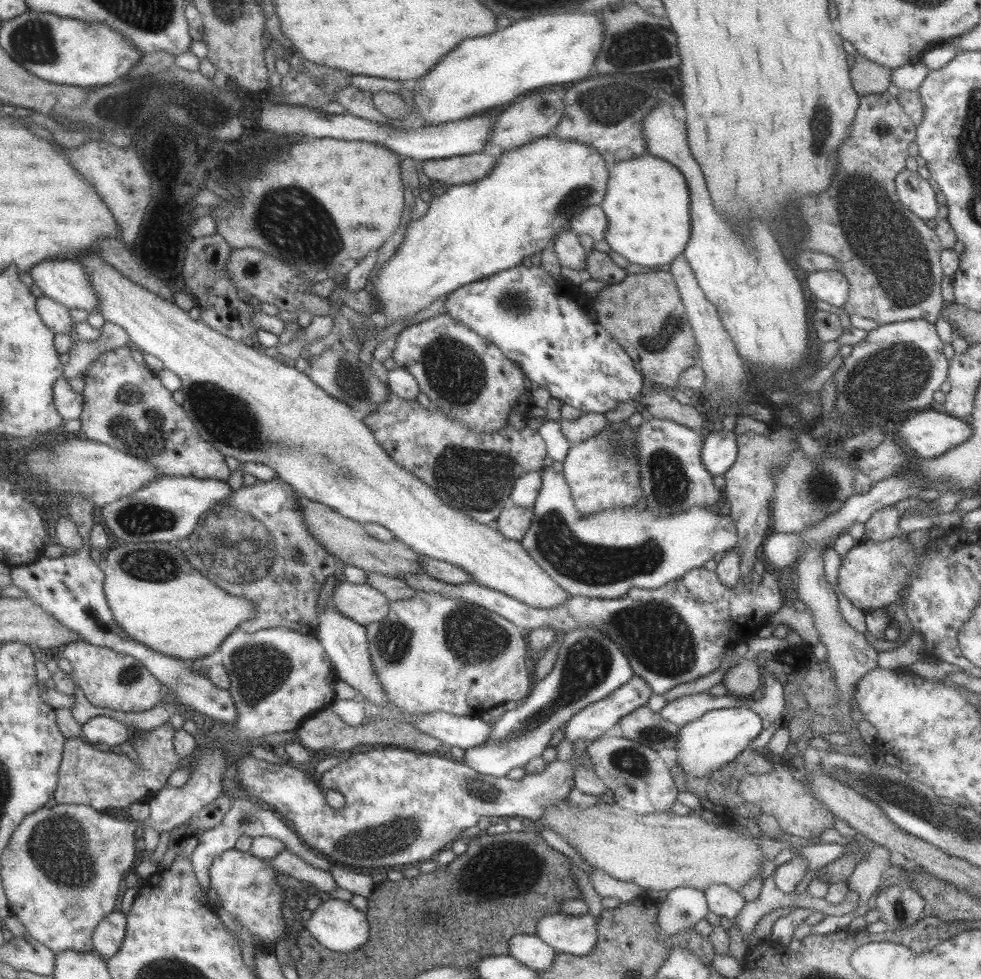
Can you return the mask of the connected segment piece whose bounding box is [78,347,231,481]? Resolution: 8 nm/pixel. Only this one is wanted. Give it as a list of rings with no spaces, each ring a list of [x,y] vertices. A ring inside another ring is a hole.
[[[121,347],[103,352],[84,370],[81,376],[84,387],[80,392],[82,409],[78,418],[81,423],[79,435],[109,445],[119,452],[136,456],[152,464],[161,475],[227,480],[231,471],[225,465],[224,456],[197,435],[193,422],[186,416],[185,409],[173,401],[172,392],[159,383],[155,373],[137,364],[129,349]]]

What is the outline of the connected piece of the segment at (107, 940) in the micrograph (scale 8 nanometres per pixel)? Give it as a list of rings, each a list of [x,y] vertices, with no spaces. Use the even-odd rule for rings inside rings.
[[[115,910],[105,916],[92,934],[93,952],[105,960],[113,956],[125,938],[126,916]]]

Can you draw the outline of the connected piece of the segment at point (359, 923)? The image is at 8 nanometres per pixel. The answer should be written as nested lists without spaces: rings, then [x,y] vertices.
[[[325,900],[312,911],[309,920],[301,921],[310,935],[323,947],[335,952],[351,952],[359,948],[368,939],[367,913],[359,912],[349,902],[343,900]]]

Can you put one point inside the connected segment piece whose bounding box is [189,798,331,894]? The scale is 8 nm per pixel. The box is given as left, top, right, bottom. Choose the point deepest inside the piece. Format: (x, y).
(250, 818)

